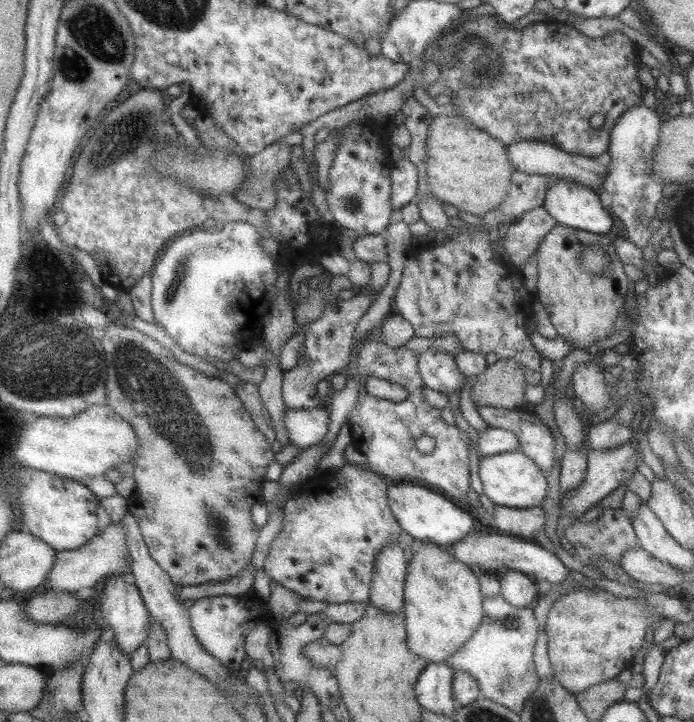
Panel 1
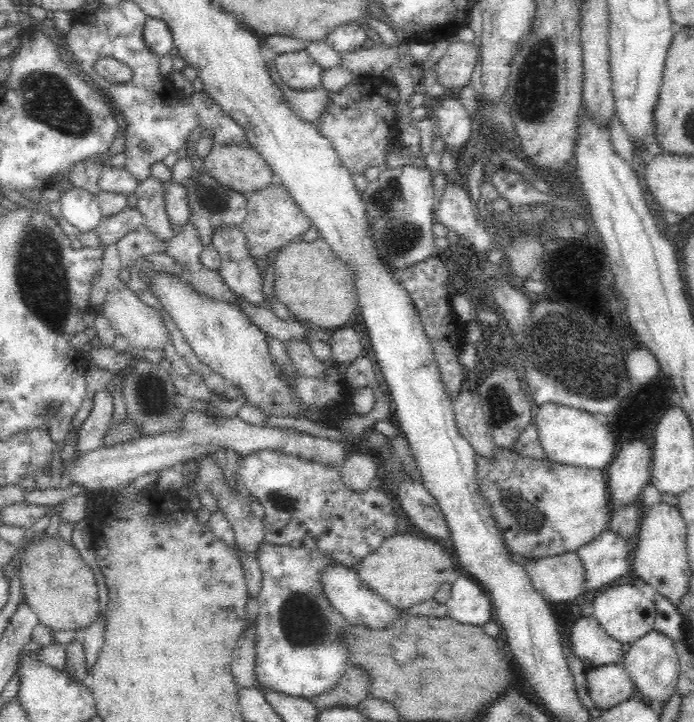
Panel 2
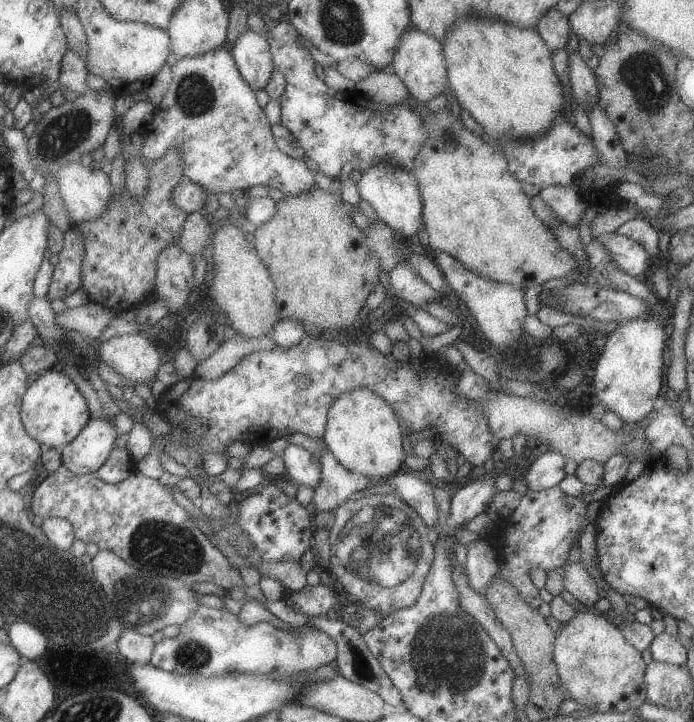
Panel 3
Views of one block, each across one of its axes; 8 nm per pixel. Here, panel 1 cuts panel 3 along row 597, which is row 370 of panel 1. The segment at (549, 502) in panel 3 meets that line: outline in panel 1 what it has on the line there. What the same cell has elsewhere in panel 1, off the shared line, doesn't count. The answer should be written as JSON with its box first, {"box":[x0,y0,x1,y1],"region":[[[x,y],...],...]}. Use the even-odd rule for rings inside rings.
{"box":[393,170,583,384],"region":[[[513,170],[503,202],[477,216],[483,220],[483,226],[465,224],[459,228],[463,232],[445,238],[443,244],[421,248],[419,260],[407,258],[403,262],[393,306],[397,316],[413,326],[417,338],[435,340],[453,334],[459,340],[461,350],[485,356],[495,354],[497,360],[515,360],[521,366],[527,384],[539,384],[539,362],[543,356],[535,350],[531,336],[527,334],[535,304],[531,302],[531,294],[519,282],[519,268],[509,260],[497,260],[493,246],[499,242],[499,224],[511,226],[523,216],[523,212],[541,208],[549,186],[555,182],[583,186],[581,182],[567,178],[531,176]]]}

